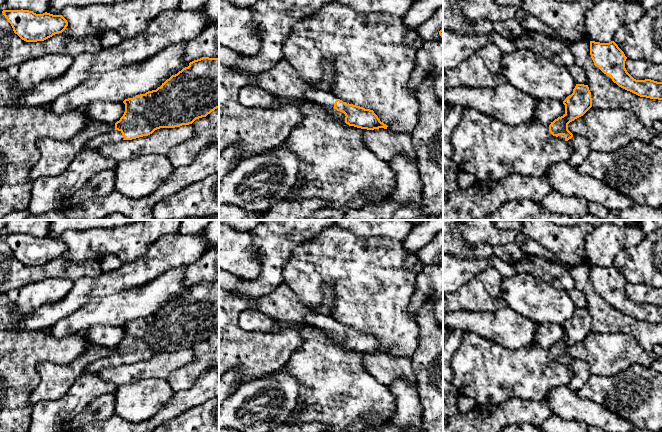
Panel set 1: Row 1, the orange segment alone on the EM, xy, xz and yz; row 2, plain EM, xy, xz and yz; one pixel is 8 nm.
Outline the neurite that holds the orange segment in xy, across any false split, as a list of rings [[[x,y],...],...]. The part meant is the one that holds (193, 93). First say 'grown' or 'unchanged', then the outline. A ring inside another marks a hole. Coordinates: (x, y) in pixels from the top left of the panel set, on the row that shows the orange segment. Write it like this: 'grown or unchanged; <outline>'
grown; [[[219,58],[194,60],[156,90],[123,103],[125,112],[115,129],[94,137],[85,148],[148,136],[160,128],[189,125],[206,117],[219,108]]]

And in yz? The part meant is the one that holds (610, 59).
unchanged; [[[590,41],[590,55],[594,65],[610,76],[619,87],[640,97],[662,100],[662,82],[634,79],[625,68],[627,57],[614,41]]]

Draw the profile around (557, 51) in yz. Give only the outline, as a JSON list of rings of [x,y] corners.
[[[526,31],[515,39],[517,49],[527,49],[542,55],[555,65],[570,68],[575,64],[569,44],[563,40],[535,31]]]

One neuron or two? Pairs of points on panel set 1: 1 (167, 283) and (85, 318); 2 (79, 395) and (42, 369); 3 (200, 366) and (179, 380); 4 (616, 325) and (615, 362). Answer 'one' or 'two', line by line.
1: one
2: two
3: one
4: two

